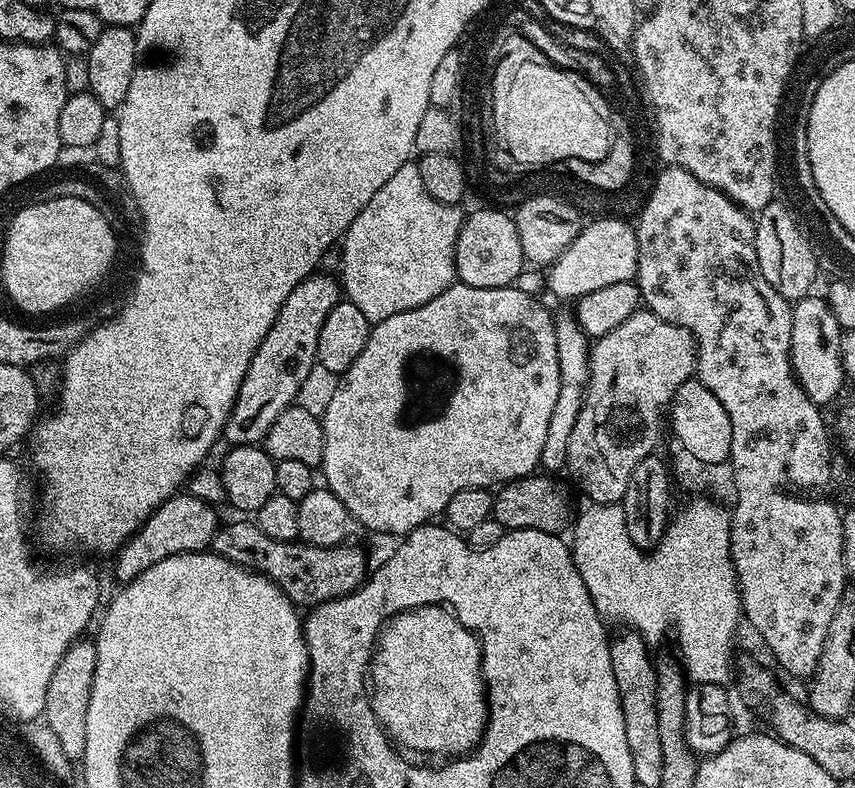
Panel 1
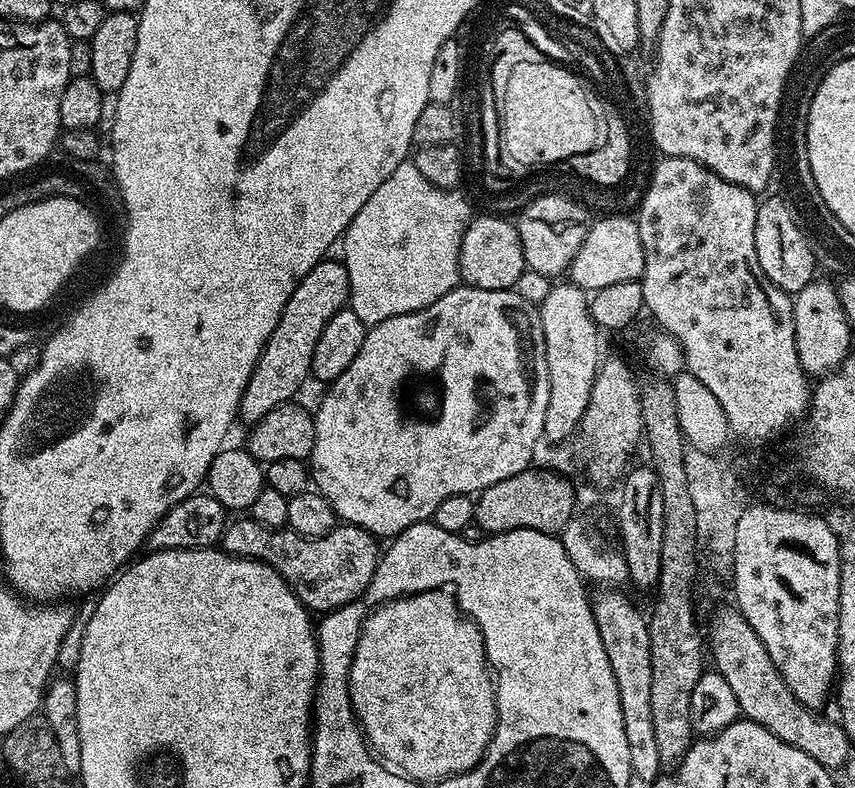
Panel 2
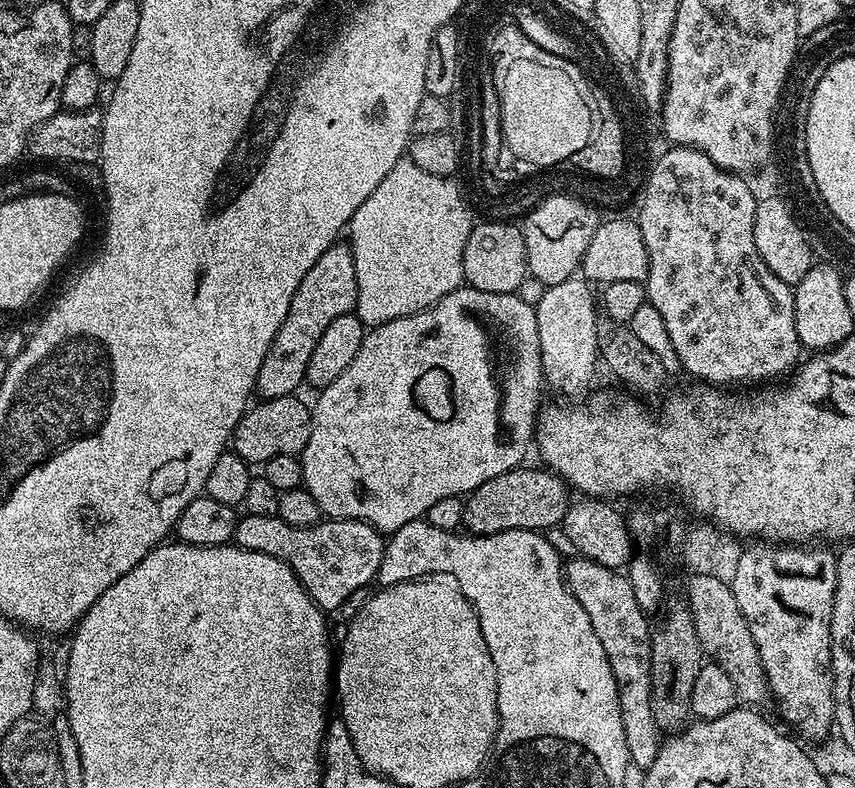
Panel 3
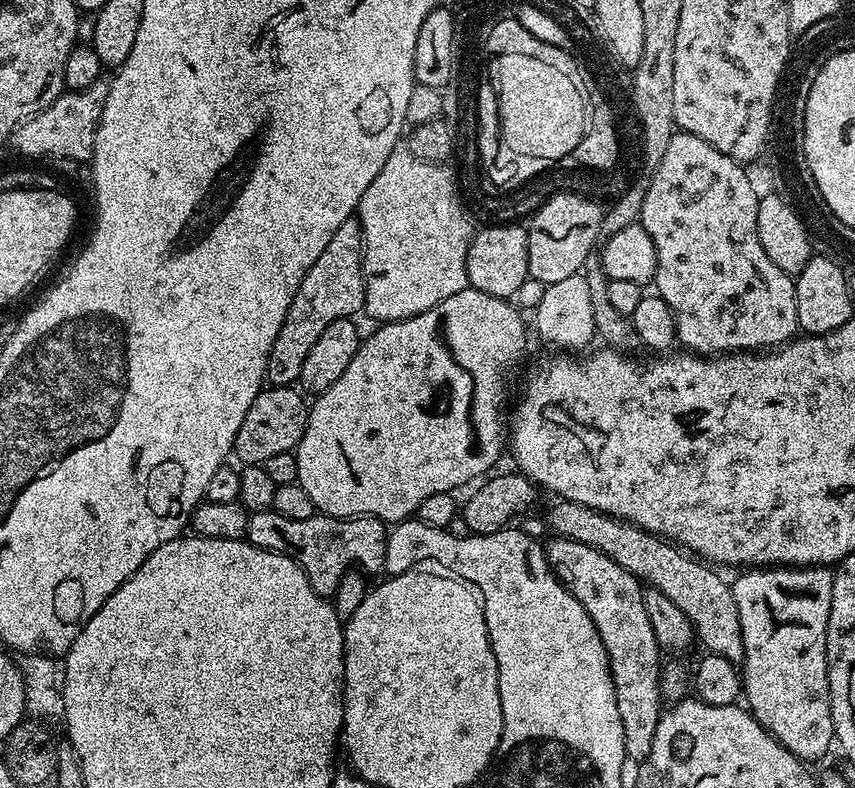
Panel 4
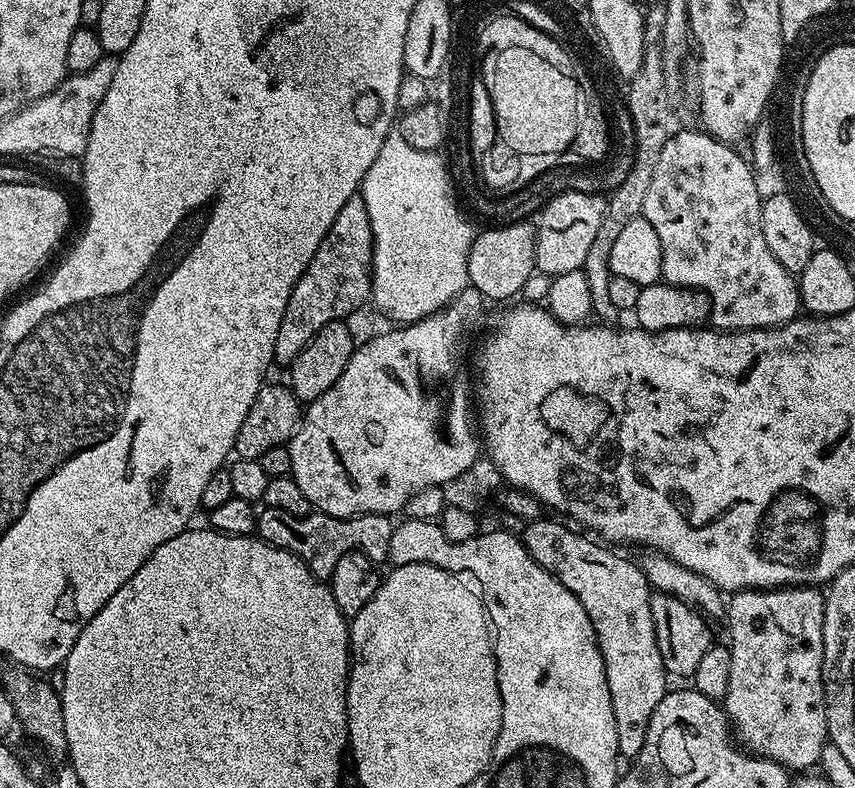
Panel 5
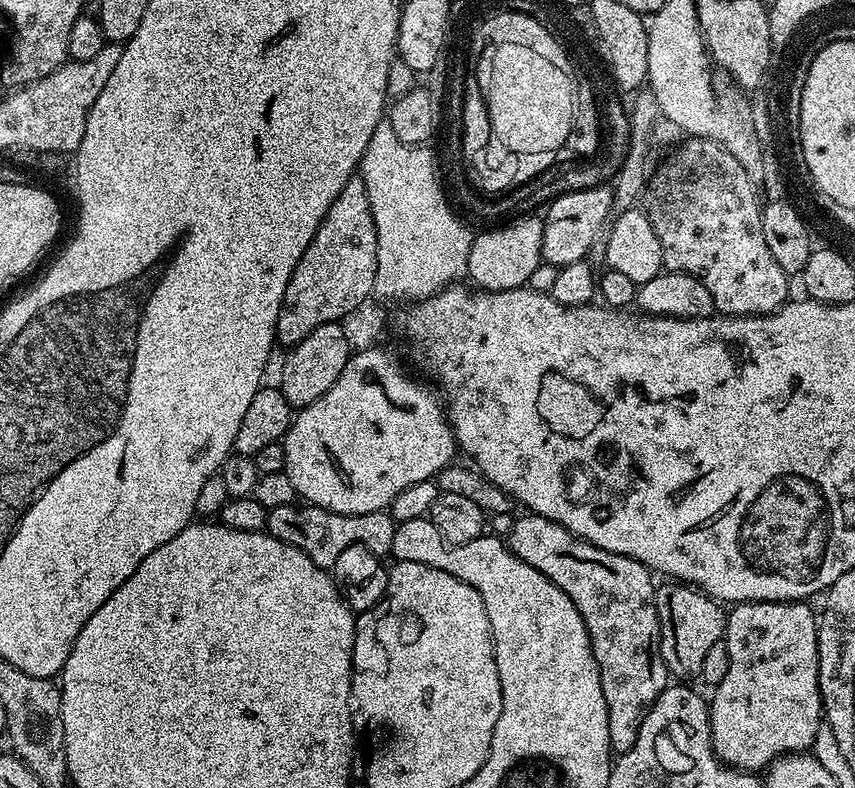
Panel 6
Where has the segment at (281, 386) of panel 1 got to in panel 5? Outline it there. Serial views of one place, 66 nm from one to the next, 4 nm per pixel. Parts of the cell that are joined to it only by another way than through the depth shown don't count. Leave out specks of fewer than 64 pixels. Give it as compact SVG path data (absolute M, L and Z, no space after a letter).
M363 195L350 197L346 206L334 218L334 226L322 238L322 246L318 246L318 254L310 258L310 266L298 278L294 290L290 294L290 302L286 302L286 314L282 314L282 326L278 326L278 338L274 342L274 360L277 365L291 365L298 354L302 354L304 347L326 326L335 320L347 321L351 312L356 312L365 303L369 303L372 295L372 227L370 214L366 214L366 202Z

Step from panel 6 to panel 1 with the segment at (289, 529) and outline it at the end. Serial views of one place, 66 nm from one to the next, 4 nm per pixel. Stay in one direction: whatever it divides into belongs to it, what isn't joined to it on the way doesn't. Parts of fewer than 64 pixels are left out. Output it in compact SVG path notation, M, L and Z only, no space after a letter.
M236 518L233 524L217 527L216 536L212 539L211 551L225 556L230 562L234 562L243 568L255 569L261 576L272 580L290 598L292 603L304 610L317 608L319 604L325 604L331 600L342 598L346 594L355 592L364 583L369 575L368 560L360 548L355 548L355 543L345 542L333 548L323 548L313 544L305 544L296 540L275 540L264 533L258 525L248 518Z

